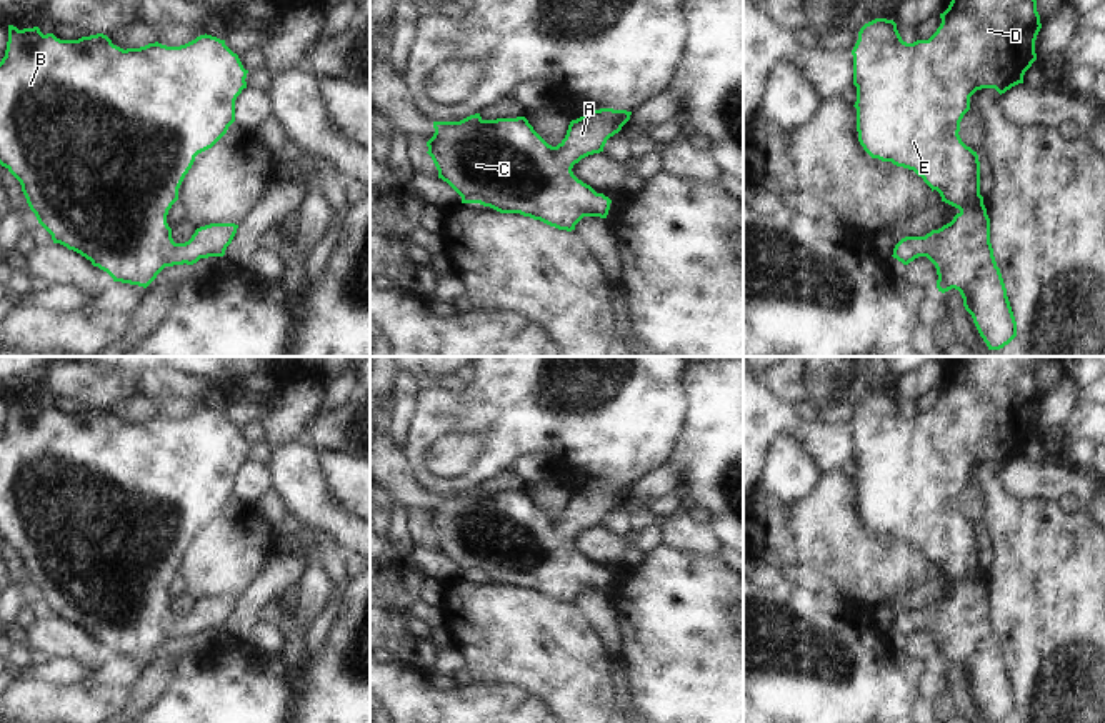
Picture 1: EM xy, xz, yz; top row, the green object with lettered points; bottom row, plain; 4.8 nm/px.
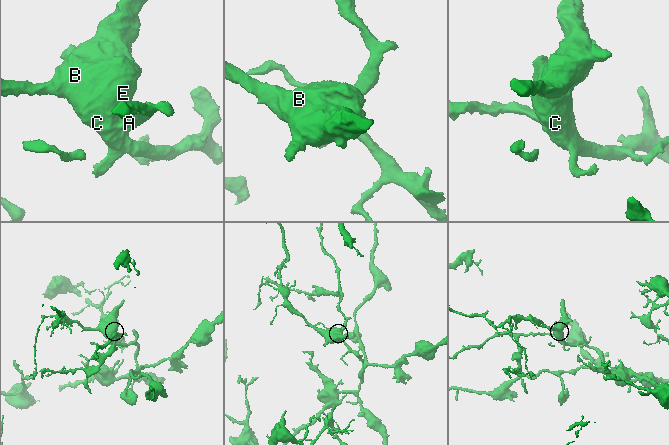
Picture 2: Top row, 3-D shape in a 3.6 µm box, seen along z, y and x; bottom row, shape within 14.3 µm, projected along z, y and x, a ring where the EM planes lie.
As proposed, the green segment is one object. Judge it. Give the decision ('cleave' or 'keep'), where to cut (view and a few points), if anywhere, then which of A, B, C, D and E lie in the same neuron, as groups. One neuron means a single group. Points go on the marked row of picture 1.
keep; no cut; A B C D E

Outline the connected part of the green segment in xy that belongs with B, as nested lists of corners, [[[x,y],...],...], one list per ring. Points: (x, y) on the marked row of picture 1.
[[[8,25],[8,42],[5,57],[0,62],[0,165],[5,167],[22,185],[30,210],[38,223],[52,235],[53,243],[60,243],[92,262],[93,267],[107,272],[113,282],[138,285],[147,288],[165,267],[193,265],[200,258],[223,257],[232,243],[238,225],[210,223],[195,230],[185,243],[175,243],[167,215],[178,200],[178,188],[192,168],[195,157],[212,148],[235,122],[235,100],[247,88],[247,73],[237,53],[233,53],[225,40],[212,35],[200,35],[195,40],[167,47],[158,42],[140,48],[120,48],[103,35],[82,37],[78,40],[60,40],[53,33],[43,35],[38,27],[18,30]]]

